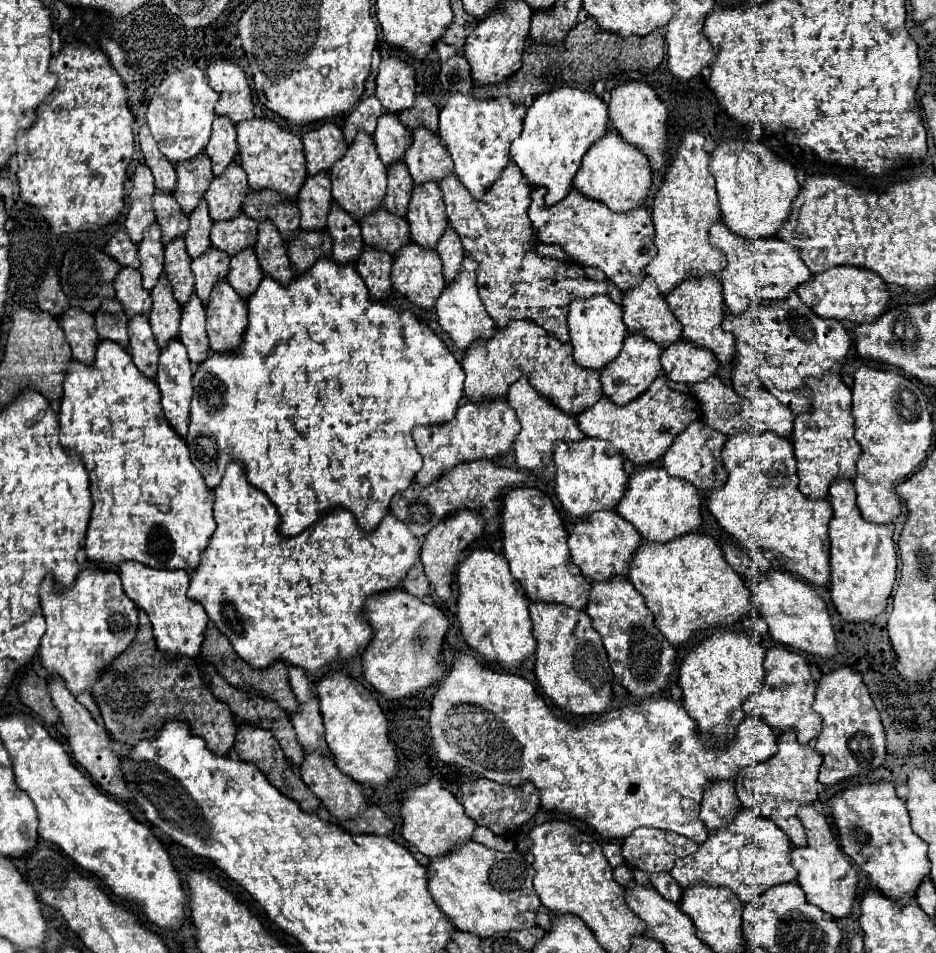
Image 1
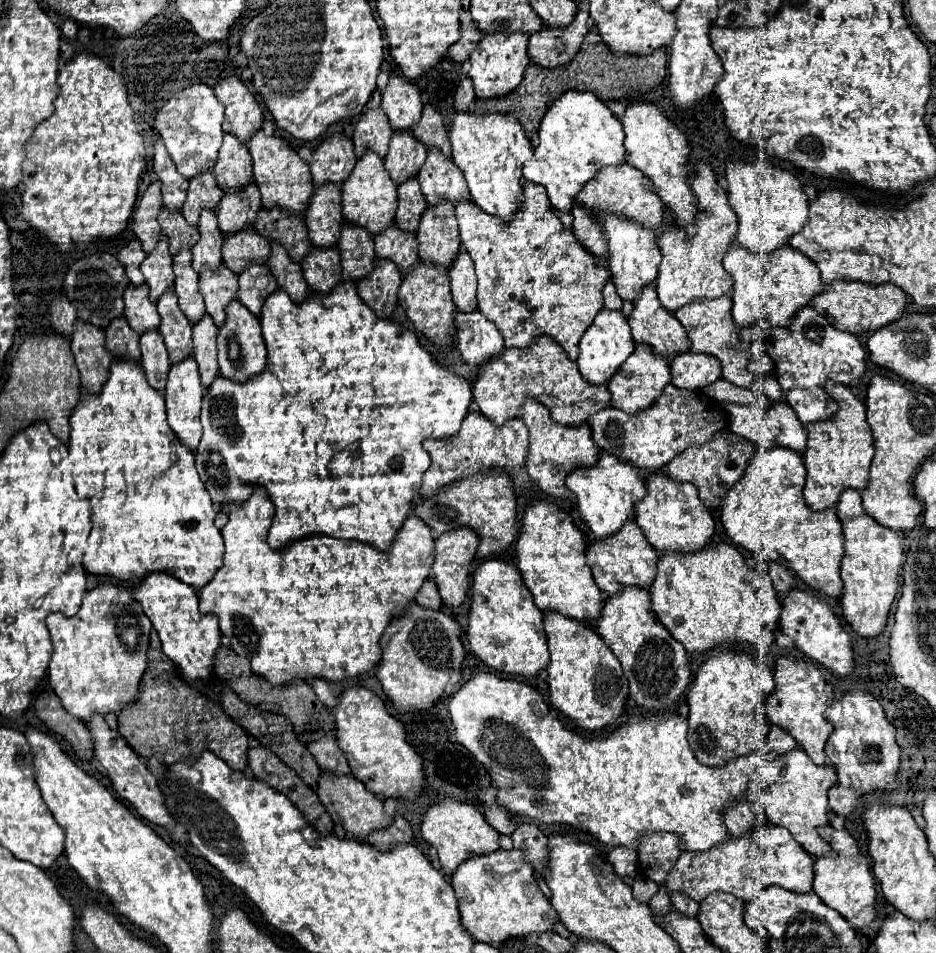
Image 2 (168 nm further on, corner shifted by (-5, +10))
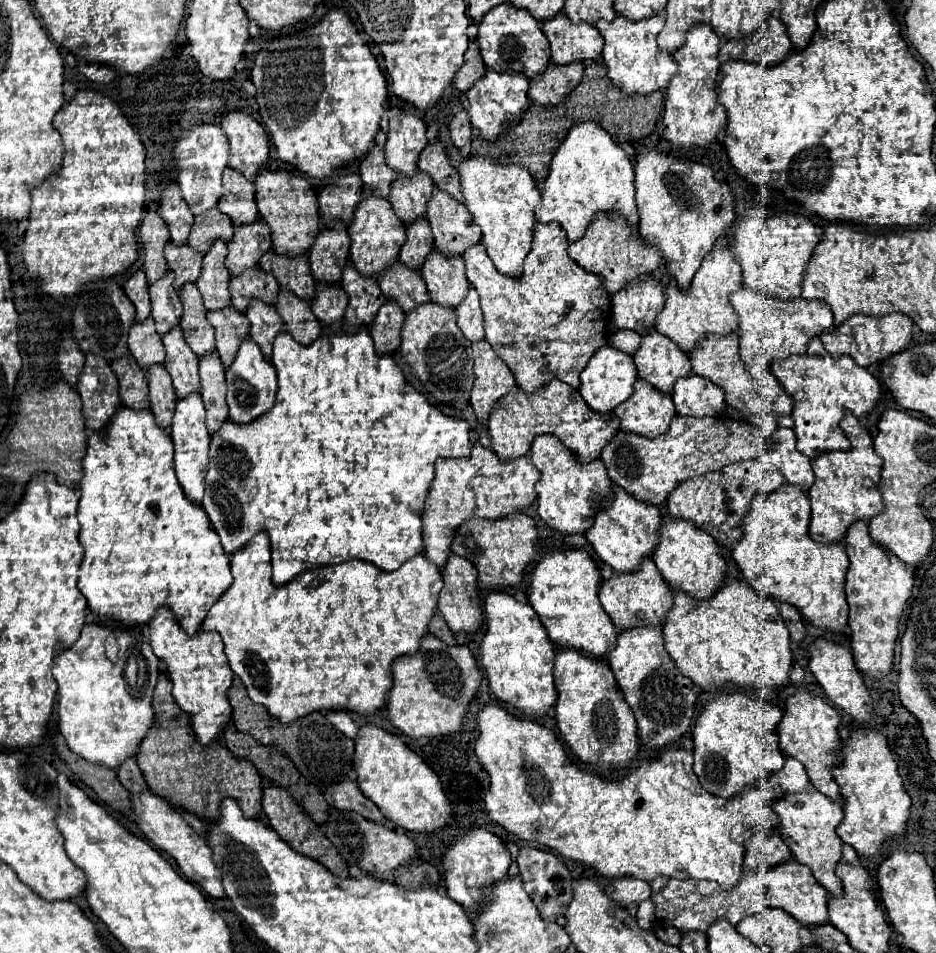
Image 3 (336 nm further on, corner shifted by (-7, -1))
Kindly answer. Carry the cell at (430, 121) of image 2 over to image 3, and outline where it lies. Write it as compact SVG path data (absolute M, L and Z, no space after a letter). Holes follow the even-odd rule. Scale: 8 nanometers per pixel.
M441 142L429 144L421 156L419 156L419 170L423 170L425 174L431 176L433 184L447 192L449 196L453 196L455 200L459 200L461 204L465 204L465 198L461 194L461 184L459 184L459 174L457 170L449 164L447 154L441 146Z

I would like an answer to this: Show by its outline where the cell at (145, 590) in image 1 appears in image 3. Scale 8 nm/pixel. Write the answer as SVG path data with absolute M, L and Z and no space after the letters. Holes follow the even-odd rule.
M159 608L149 622L149 640L153 654L167 664L167 676L173 682L173 698L183 712L191 718L195 740L209 746L231 722L231 704L227 692L233 684L233 672L223 652L223 642L217 632L199 630L195 636L187 636L183 628L173 620L169 608Z

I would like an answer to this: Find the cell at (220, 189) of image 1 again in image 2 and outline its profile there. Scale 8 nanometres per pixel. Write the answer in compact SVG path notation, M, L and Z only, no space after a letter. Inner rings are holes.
M255 181L245 185L245 189L225 191L215 209L219 219L219 229L223 233L233 233L237 229L243 229L245 225L253 225L255 213L259 209L261 209L261 199Z

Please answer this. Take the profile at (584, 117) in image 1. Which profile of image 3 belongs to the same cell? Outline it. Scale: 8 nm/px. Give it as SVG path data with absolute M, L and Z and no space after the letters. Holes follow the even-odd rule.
M577 124L553 156L549 176L543 184L537 220L543 224L557 222L567 232L569 242L581 240L599 212L623 216L627 226L635 232L639 226L639 216L633 178L633 162L625 156L623 148L607 136L607 132L597 128L597 124Z

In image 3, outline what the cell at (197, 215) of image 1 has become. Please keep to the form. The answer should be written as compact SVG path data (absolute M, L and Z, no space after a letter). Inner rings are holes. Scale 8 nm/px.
M217 240L211 246L211 252L203 256L201 276L197 280L197 288L203 294L203 302L207 310L221 310L231 306L229 296L229 272L225 268L227 244Z

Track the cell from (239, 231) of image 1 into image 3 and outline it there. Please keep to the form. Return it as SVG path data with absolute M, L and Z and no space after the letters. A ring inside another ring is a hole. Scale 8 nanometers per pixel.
M251 268L241 276L233 278L231 284L231 298L237 312L245 312L251 300L263 300L265 304L275 304L279 294L279 284L275 284L273 276L267 276L259 268Z

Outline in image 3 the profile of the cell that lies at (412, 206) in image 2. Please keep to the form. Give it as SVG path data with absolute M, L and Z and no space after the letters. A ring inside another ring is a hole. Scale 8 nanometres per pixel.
M417 220L407 226L407 242L401 248L399 260L409 268L409 270L421 270L423 262L433 250L433 234L429 228L429 222Z

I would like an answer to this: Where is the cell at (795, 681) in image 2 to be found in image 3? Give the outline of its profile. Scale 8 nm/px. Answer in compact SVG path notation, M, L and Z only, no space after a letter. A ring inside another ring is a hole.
M797 688L797 692L787 700L783 720L779 722L779 728L777 728L779 746L781 746L783 754L797 758L805 766L805 772L807 772L811 784L821 794L825 794L827 798L831 798L835 802L841 800L839 786L835 784L833 774L831 774L831 770L837 764L841 764L841 760L839 760L841 738L837 732L839 722L841 722L839 712L835 708L831 708L823 698L813 696L811 692L803 690L803 688Z

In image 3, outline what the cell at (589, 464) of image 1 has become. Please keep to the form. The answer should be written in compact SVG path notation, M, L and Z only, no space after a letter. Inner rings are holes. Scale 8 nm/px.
M613 486L613 502L609 510L595 514L595 524L587 530L587 540L593 544L597 556L609 564L615 572L637 572L645 558L651 558L655 546L659 544L661 510L641 500L635 500L623 488Z

